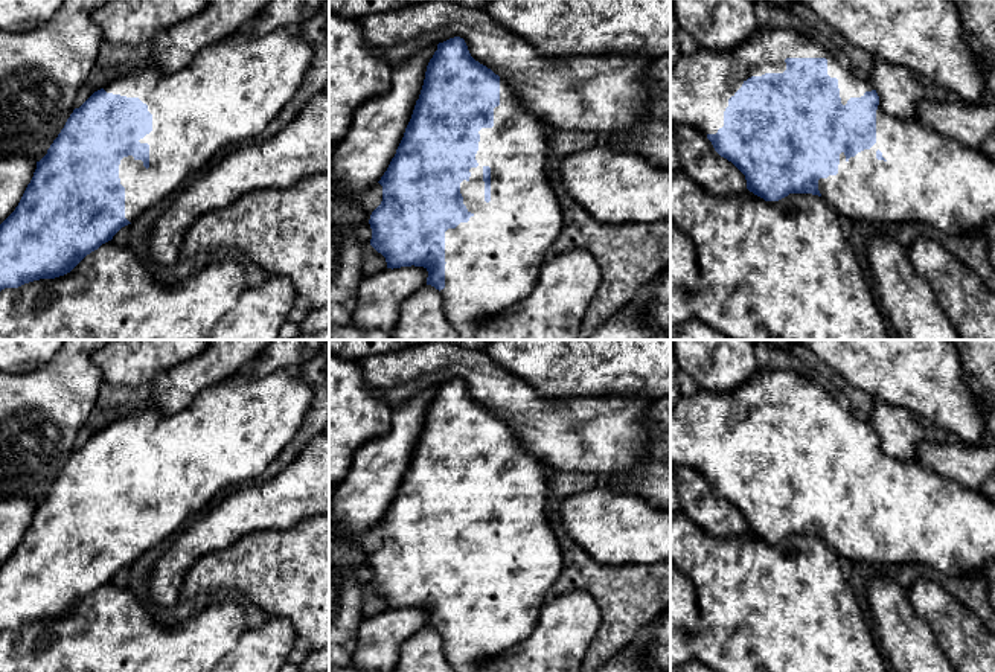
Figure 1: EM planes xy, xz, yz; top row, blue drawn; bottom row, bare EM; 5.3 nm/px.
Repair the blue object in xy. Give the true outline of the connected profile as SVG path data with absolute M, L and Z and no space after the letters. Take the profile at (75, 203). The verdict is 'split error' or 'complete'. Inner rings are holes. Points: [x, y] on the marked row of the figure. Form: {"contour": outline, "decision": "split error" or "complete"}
{"contour": "M280 27L262 35L236 32L203 49L189 66L177 72L163 72L146 64L131 73L117 75L73 110L40 162L21 155L2 157L0 291L70 273L142 212L166 201L206 171L219 149L261 139L297 93L312 56L311 44L296 27Z", "decision": "split error"}

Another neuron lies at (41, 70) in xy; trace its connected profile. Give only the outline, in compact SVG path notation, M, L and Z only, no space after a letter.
M64 0L46 23L20 32L0 30L0 157L29 157L40 162L75 110L75 101L98 66L104 35L91 14L108 0Z

